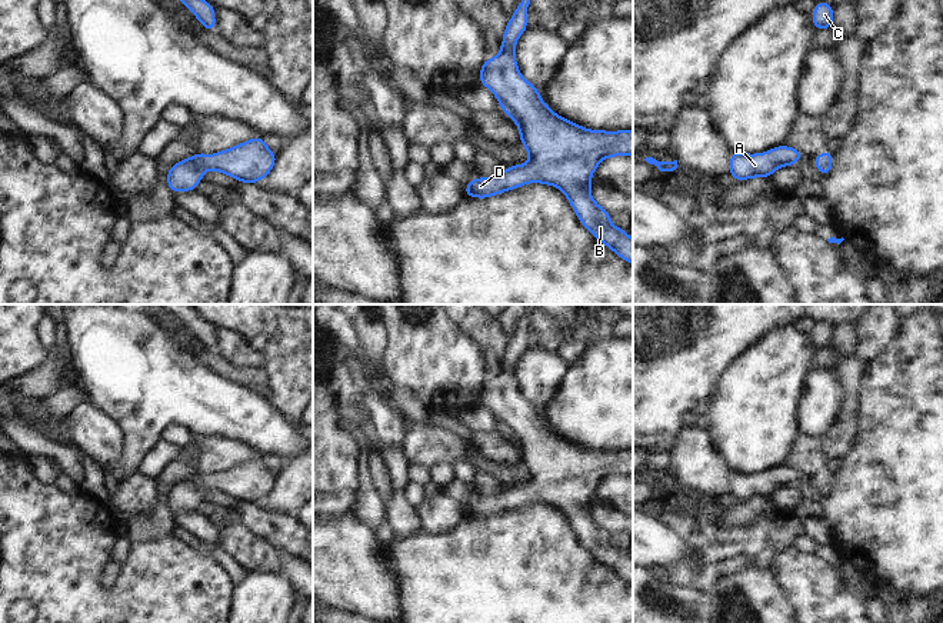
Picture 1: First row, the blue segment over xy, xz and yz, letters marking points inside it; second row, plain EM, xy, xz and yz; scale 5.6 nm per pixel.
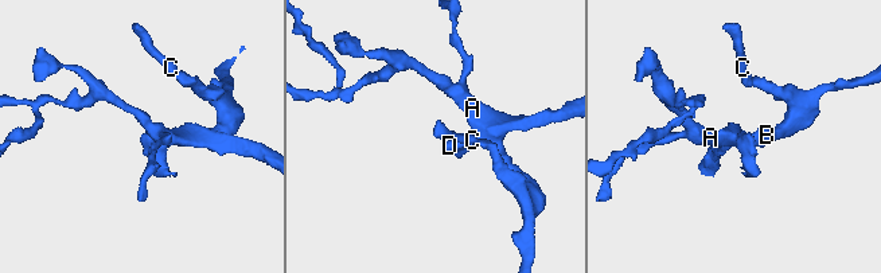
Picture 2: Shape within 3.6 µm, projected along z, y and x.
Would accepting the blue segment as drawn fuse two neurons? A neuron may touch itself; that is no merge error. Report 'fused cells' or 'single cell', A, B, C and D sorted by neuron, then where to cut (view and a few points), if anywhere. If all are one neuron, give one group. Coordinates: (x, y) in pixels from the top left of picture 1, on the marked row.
single cell; A B C D; no cut

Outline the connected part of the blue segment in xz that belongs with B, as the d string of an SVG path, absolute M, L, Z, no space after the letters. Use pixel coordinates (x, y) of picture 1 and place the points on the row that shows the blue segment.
M522 0L513 17L504 29L502 50L493 59L486 59L480 69L479 84L489 87L499 100L503 111L510 116L519 127L520 143L526 147L530 161L527 166L514 164L494 177L476 177L464 186L467 197L486 199L506 190L514 190L532 181L559 187L569 199L580 223L604 246L610 247L619 257L633 264L633 240L627 230L610 224L610 213L600 207L590 194L590 174L596 171L603 159L612 156L633 156L633 130L603 131L587 130L552 111L542 100L534 84L524 80L519 71L514 57L514 46L523 31L527 30L527 7L530 0Z

